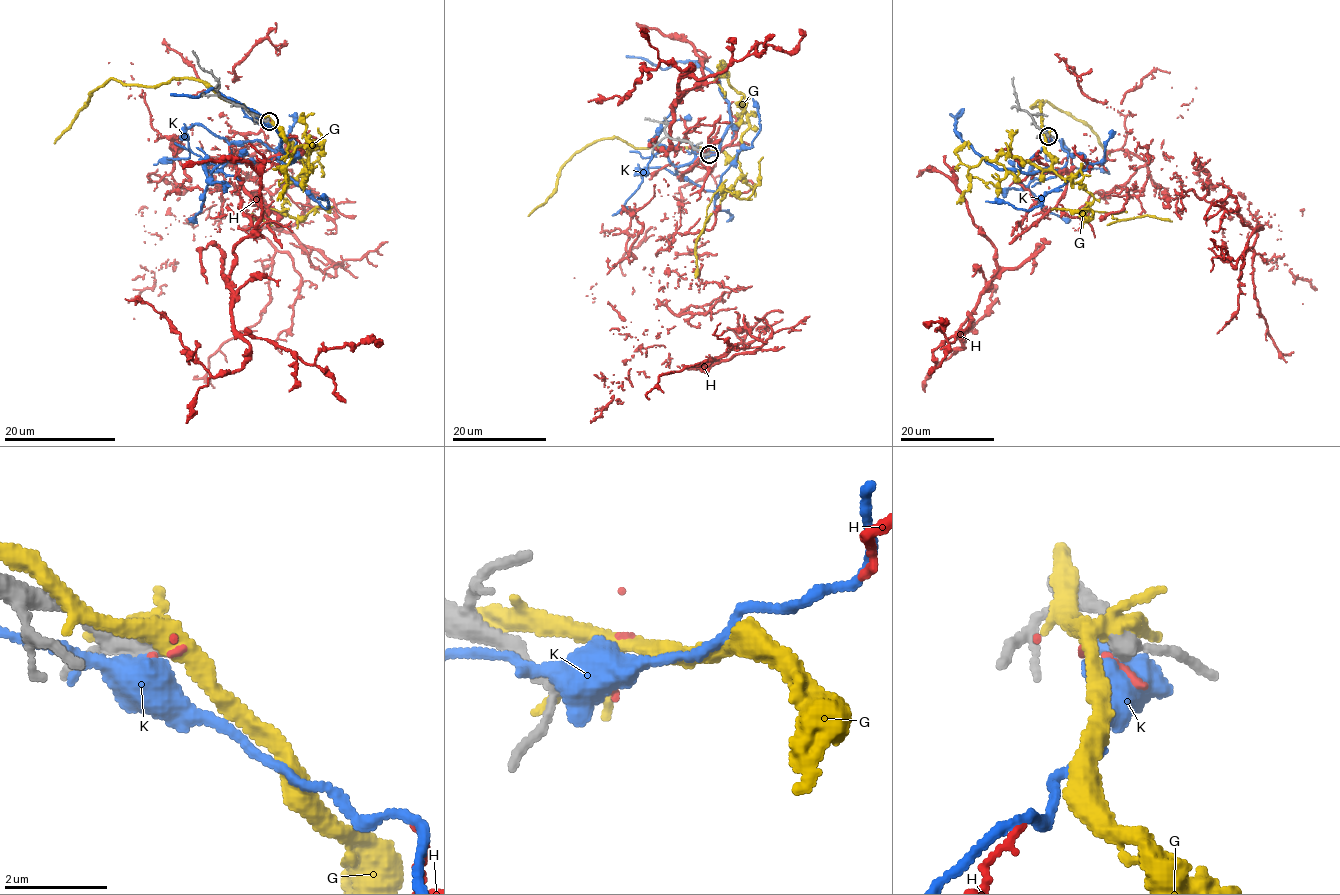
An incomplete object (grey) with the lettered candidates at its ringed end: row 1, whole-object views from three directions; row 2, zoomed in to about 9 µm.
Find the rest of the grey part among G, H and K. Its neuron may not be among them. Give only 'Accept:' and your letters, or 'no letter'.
Accept: no letter

